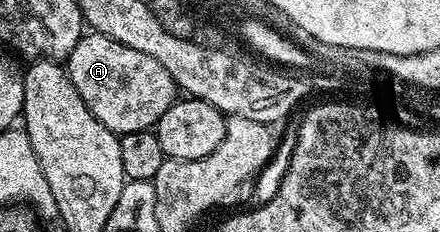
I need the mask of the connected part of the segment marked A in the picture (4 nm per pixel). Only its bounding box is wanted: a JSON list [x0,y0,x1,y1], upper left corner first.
[67,31,179,134]

